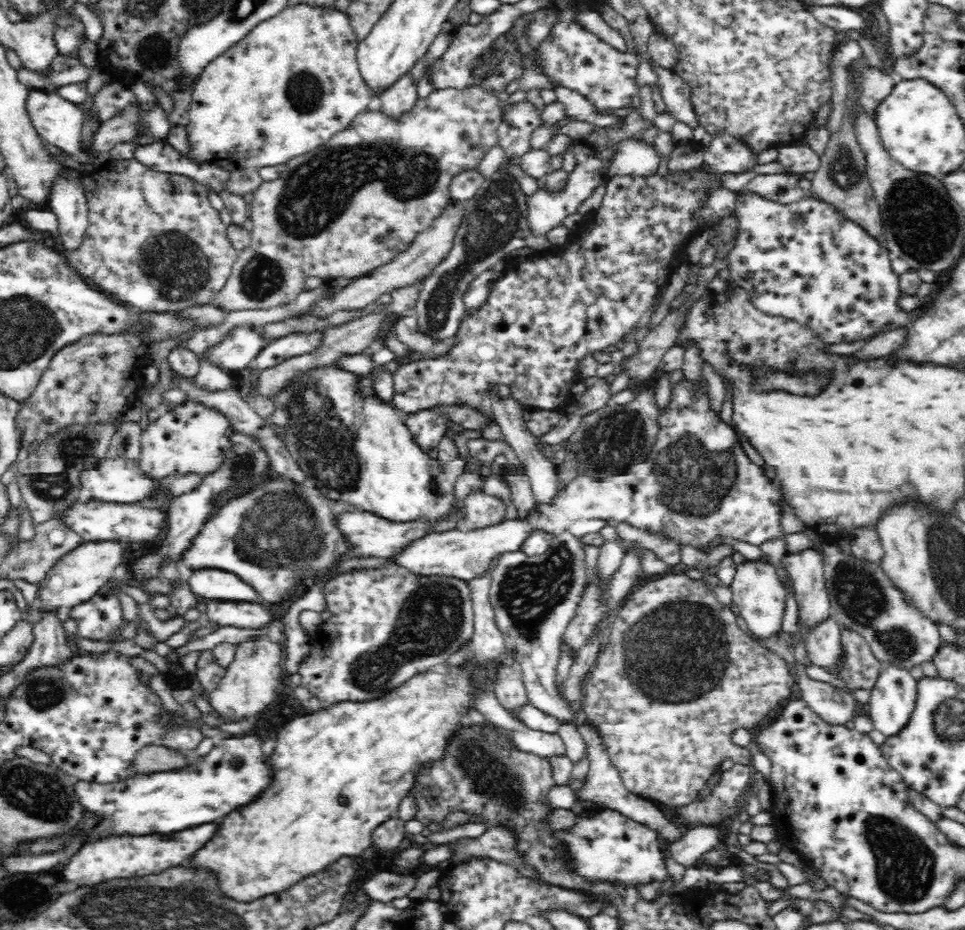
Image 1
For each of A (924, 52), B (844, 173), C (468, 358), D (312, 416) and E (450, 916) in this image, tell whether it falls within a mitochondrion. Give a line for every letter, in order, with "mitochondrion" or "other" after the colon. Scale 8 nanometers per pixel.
A: other
B: mitochondrion
C: mitochondrion
D: mitochondrion
E: other

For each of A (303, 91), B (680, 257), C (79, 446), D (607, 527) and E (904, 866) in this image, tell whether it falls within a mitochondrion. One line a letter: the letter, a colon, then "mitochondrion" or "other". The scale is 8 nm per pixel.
A: mitochondrion
B: other
C: mitochondrion
D: other
E: mitochondrion

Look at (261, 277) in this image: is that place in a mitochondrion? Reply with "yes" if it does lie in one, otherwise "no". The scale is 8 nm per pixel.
yes

